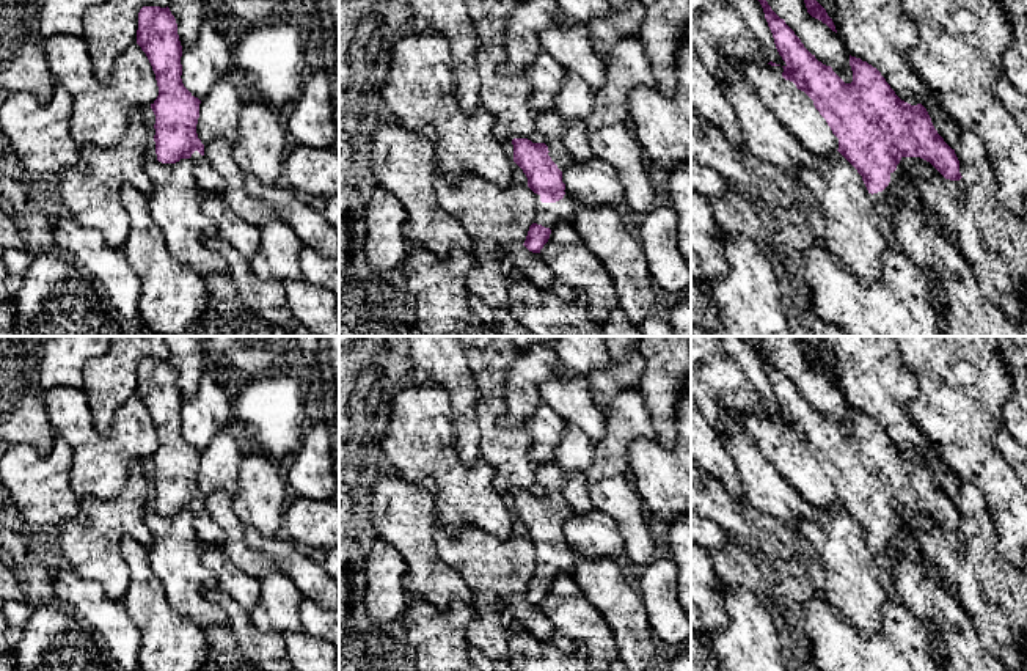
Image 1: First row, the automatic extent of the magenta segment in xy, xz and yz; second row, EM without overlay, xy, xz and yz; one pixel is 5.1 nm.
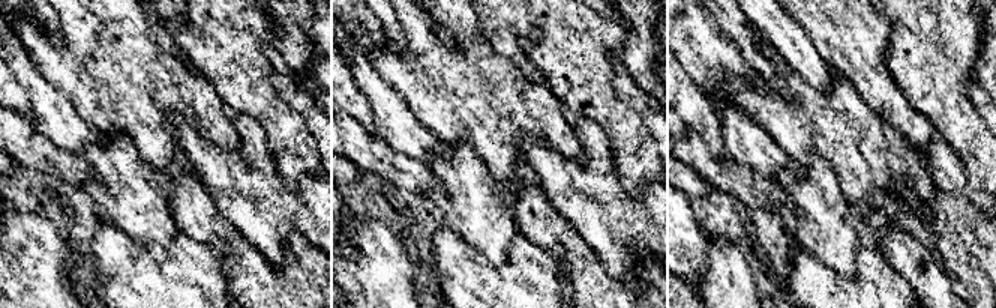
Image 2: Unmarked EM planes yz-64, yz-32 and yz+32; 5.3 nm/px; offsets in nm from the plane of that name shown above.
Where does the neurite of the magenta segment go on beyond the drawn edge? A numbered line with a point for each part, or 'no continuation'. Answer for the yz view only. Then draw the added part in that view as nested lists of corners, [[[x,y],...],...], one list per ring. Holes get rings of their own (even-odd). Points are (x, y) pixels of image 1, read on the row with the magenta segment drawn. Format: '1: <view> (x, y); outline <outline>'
1: yz (793, 109); outline [[[741,63],[740,71],[776,119],[817,159],[829,159],[839,149],[839,138],[815,108],[813,101],[782,77],[782,66]]]
2: yz (902, 184); outline [[[900,162],[897,170],[890,173],[889,185],[878,193],[870,193],[872,200],[876,206],[884,212],[887,211],[895,201],[901,198],[912,198],[914,193],[914,179],[911,171]]]

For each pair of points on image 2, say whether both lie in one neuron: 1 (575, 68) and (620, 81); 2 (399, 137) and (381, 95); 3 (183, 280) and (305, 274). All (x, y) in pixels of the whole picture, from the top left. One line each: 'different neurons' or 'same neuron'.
1: different neurons
2: same neuron
3: different neurons

